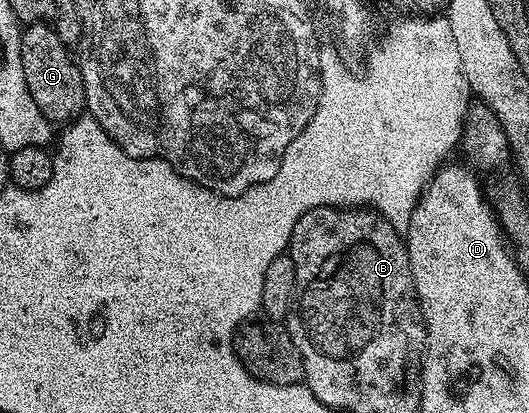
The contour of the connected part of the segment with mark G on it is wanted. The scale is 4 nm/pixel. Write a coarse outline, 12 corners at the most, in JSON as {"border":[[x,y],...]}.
{"border":[[53,23],[22,28],[32,102],[65,126],[86,112],[84,78]]}

